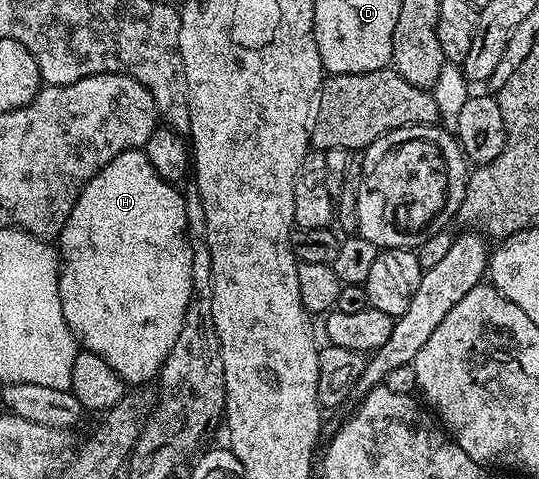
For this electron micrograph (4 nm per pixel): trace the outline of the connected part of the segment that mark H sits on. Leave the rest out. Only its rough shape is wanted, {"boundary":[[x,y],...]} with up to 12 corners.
{"boundary":[[142,149],[57,239],[82,349],[158,379],[193,292],[187,200]]}

